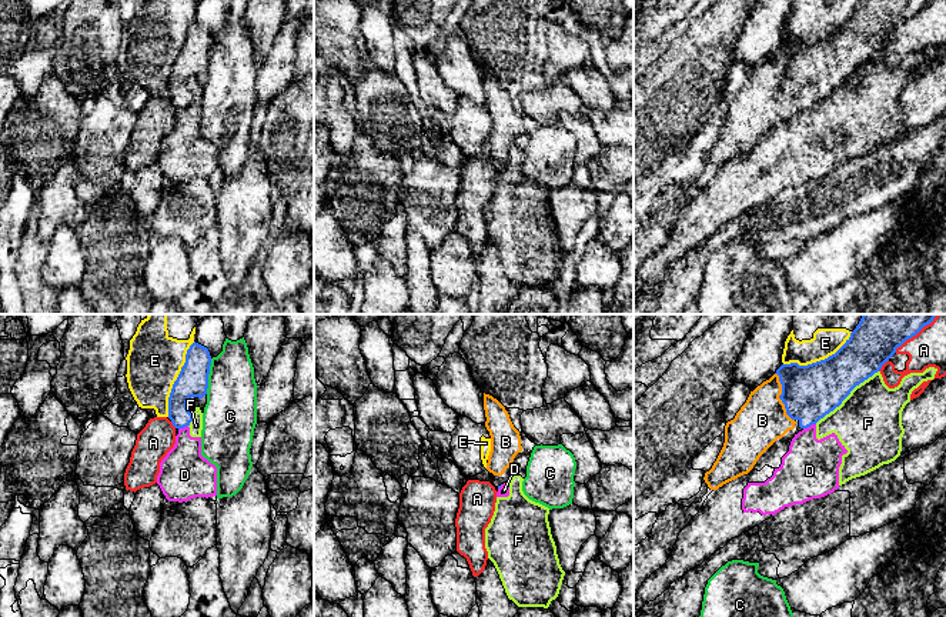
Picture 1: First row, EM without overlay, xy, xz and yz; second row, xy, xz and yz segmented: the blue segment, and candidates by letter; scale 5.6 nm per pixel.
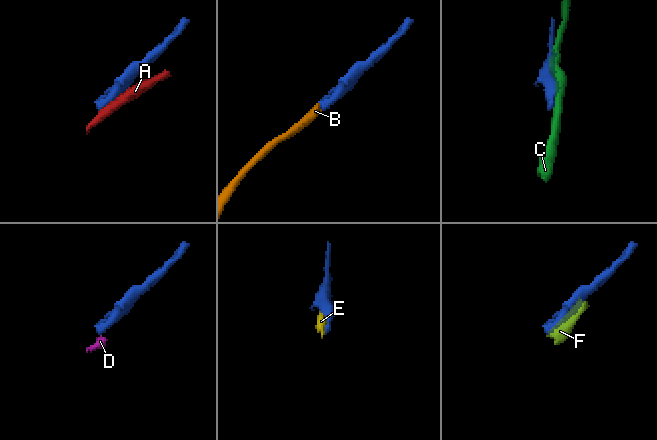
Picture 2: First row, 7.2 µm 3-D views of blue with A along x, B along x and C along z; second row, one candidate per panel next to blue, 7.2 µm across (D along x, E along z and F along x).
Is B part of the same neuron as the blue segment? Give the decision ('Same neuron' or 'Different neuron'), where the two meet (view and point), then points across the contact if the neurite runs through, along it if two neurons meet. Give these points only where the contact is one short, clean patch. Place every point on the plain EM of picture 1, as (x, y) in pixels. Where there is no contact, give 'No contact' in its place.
Same neuron. Touches blue at yz (779, 77). Path across: yz (811, 72), (791, 73), (779, 77), (762, 100)

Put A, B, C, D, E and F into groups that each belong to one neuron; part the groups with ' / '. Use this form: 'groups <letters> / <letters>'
groups A / B / C / D F / E

